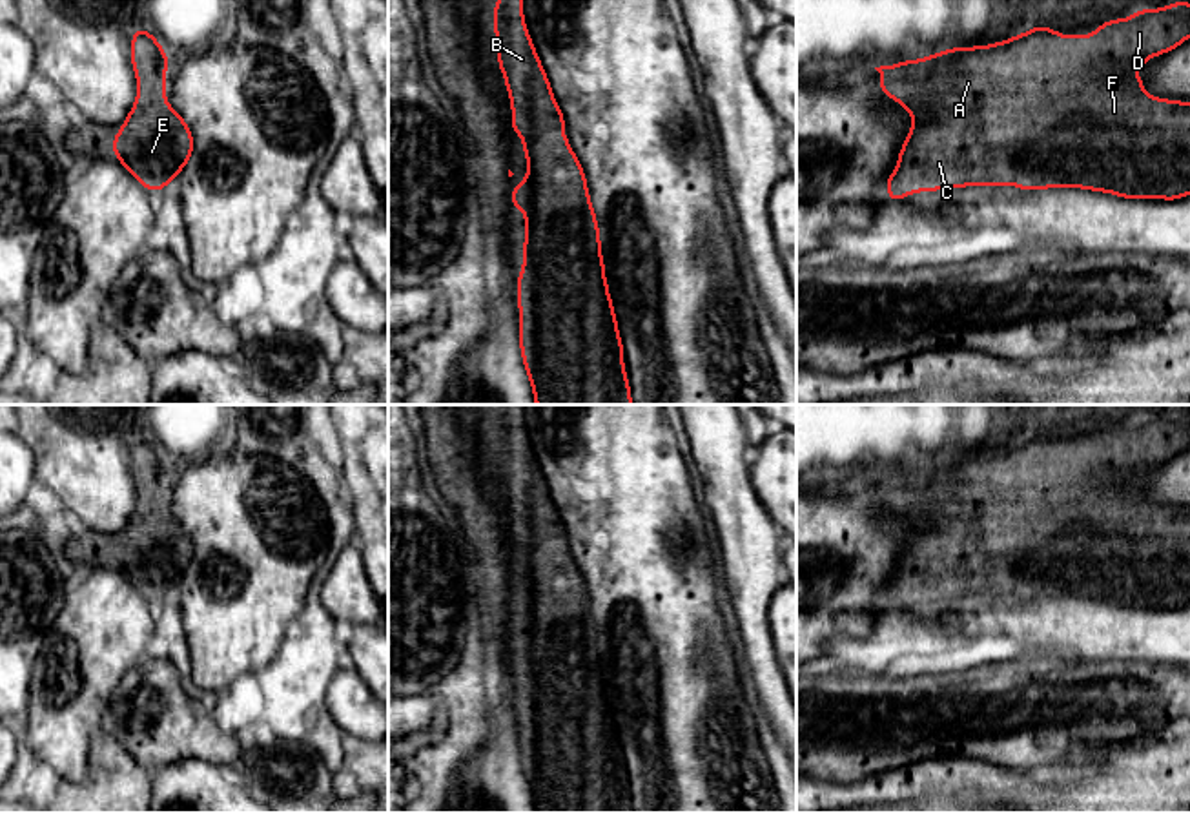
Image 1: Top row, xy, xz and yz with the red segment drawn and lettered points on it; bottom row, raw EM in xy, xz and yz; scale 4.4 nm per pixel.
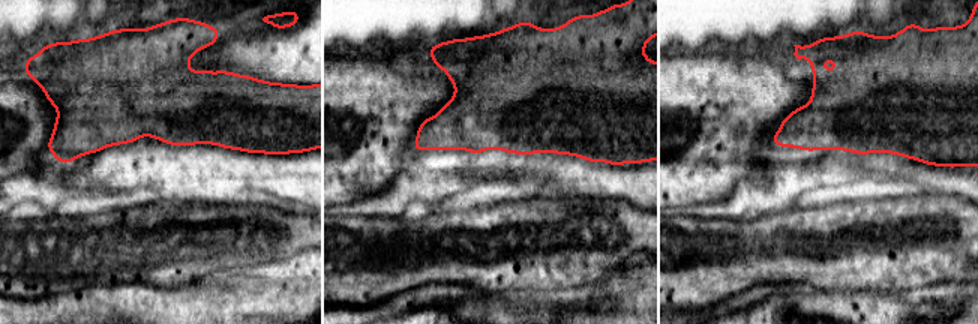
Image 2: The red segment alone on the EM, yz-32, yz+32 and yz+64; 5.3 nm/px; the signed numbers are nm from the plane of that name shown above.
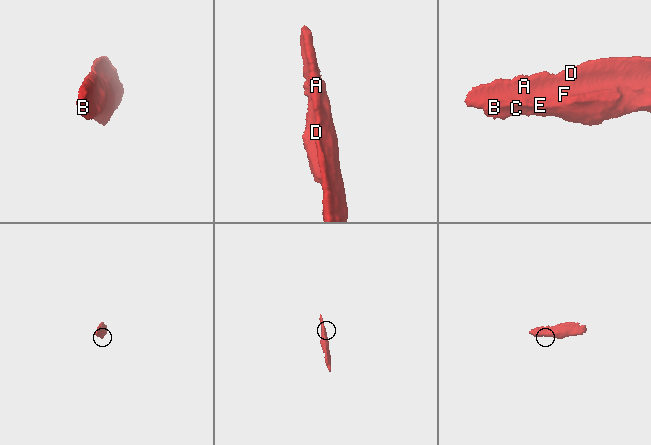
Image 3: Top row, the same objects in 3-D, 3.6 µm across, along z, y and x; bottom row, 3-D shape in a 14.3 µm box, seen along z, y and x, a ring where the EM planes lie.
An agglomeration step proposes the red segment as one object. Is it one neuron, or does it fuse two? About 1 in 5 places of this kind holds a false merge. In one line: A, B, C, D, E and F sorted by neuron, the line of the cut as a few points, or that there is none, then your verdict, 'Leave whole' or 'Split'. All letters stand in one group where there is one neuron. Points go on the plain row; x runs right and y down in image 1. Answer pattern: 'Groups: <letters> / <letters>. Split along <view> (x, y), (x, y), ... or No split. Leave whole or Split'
Groups: A B C D E F. No split. Leave whole

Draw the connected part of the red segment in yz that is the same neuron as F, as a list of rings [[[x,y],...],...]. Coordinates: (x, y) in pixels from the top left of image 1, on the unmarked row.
[[[1177,408],[1161,417],[1139,417],[1130,427],[1106,428],[1088,445],[1062,445],[1039,432],[1006,450],[951,456],[920,468],[875,476],[880,501],[900,510],[915,527],[898,560],[898,574],[886,589],[887,605],[898,611],[918,600],[1000,592],[1019,598],[1072,594],[1152,609],[1190,603],[1190,510],[1146,503],[1135,481],[1146,467],[1168,461],[1186,447],[1190,412]]]

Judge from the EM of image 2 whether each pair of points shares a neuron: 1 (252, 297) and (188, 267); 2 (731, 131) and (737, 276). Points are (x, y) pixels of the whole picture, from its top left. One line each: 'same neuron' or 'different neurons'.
1: different neurons
2: different neurons

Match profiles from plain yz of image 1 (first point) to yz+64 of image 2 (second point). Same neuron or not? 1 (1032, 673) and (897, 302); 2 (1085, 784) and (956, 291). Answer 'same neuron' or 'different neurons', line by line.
1: different neurons
2: same neuron

